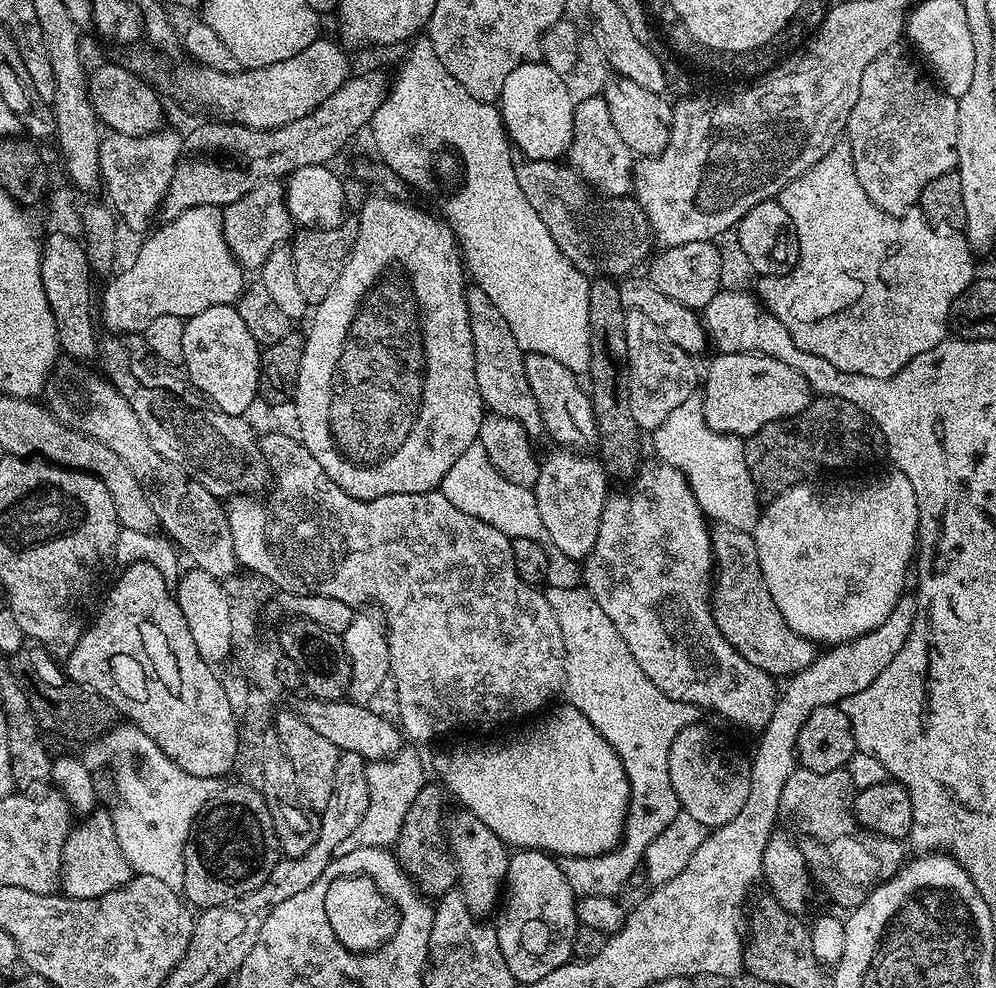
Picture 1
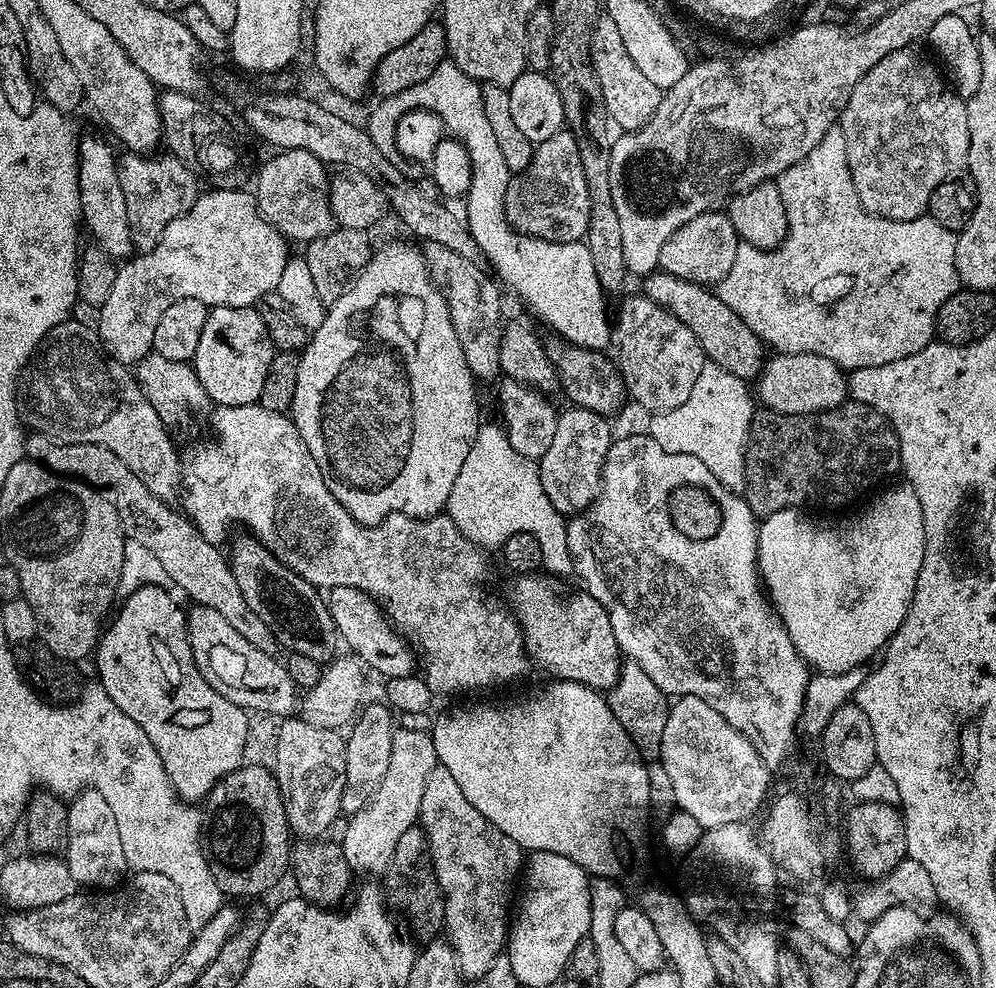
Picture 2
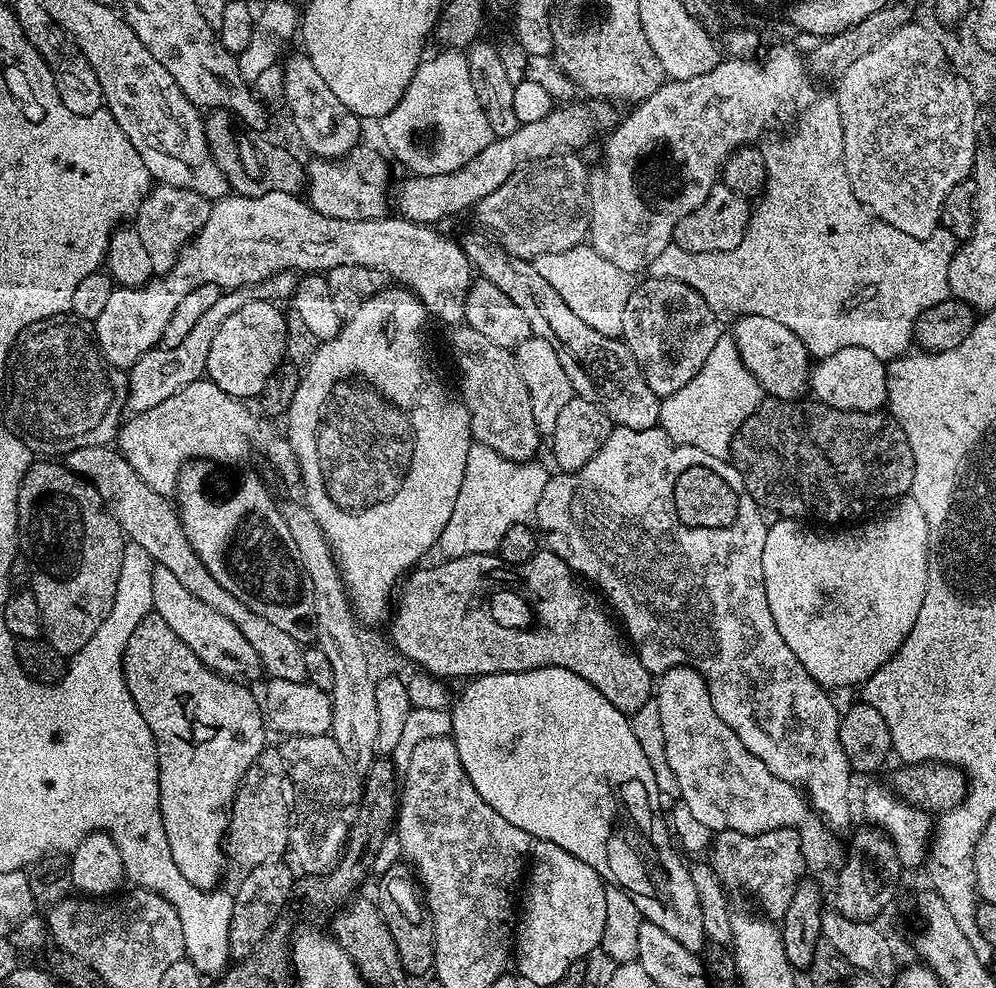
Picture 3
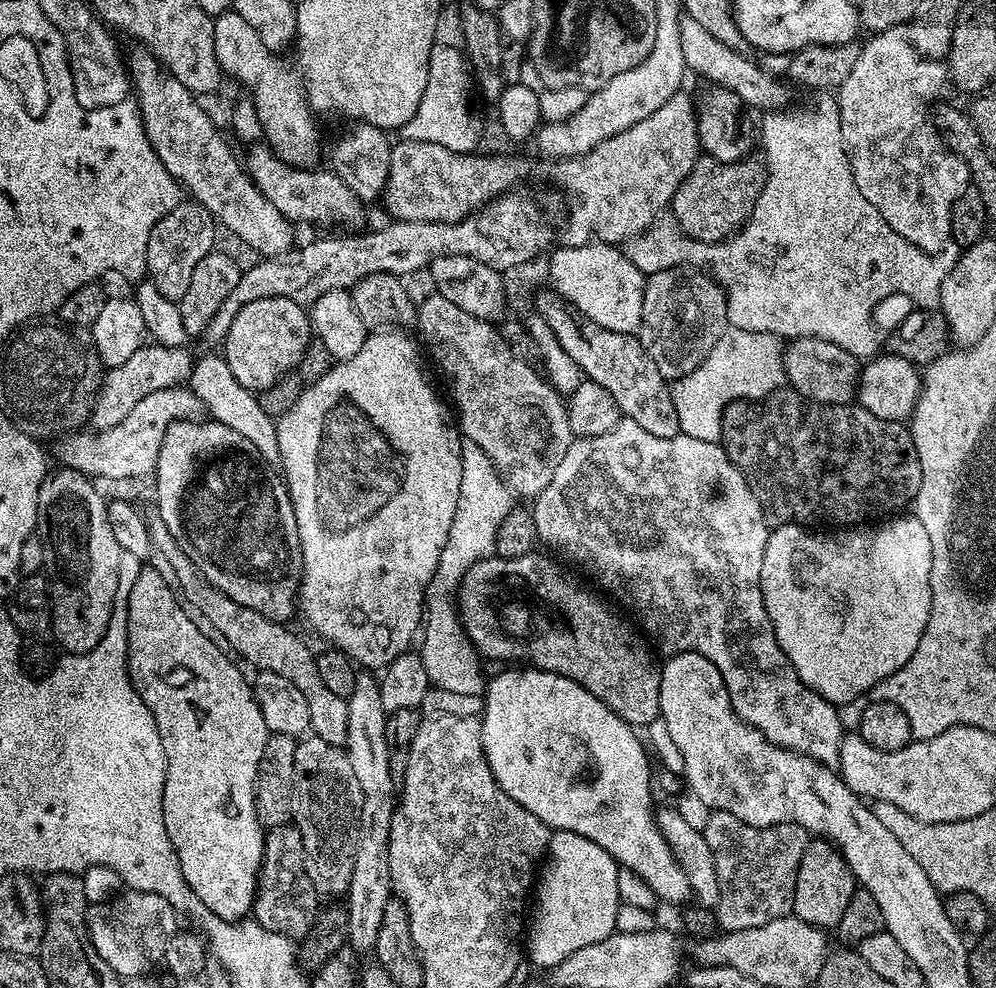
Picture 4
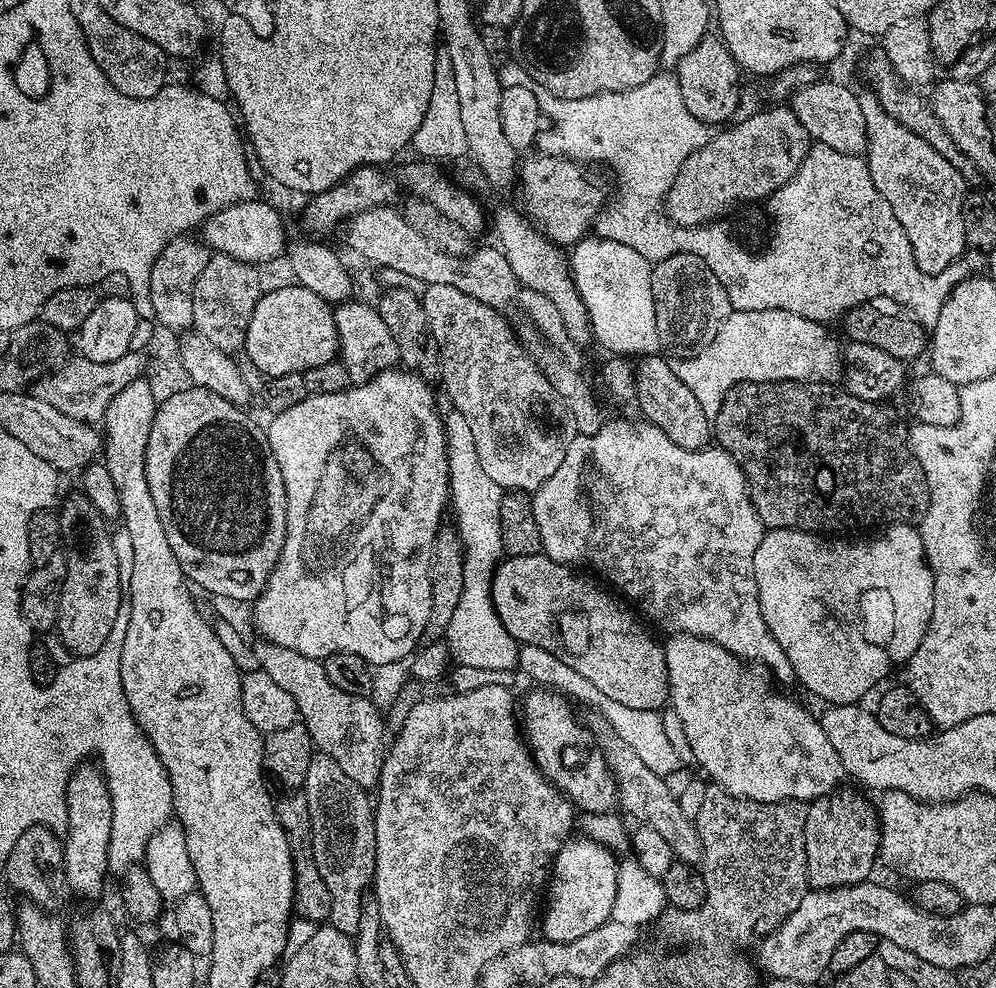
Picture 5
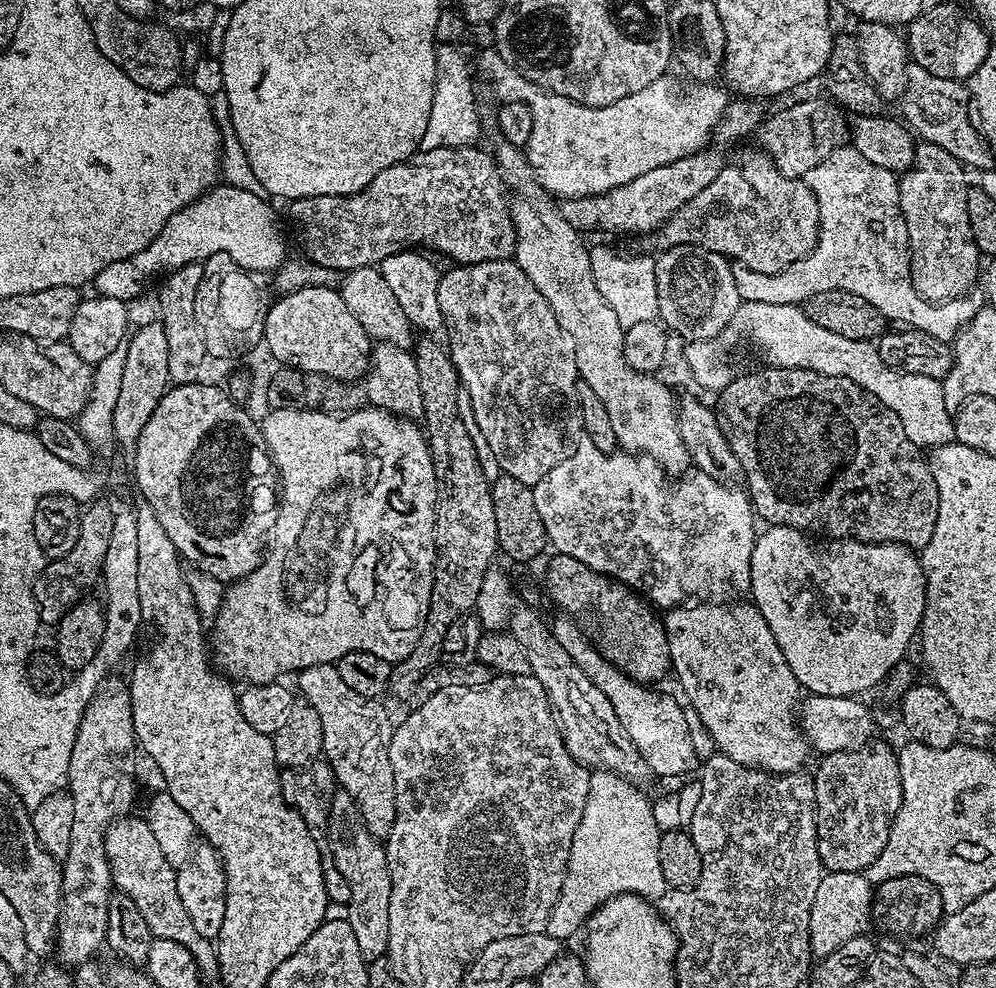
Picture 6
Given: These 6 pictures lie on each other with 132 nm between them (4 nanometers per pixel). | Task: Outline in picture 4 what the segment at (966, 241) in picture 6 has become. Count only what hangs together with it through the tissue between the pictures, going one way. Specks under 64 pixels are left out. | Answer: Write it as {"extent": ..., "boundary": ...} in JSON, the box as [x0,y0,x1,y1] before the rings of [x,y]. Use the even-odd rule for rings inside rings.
{"extent":[838,28,970,253],"boundary":[[[888,28],[884,32],[869,35],[867,38],[869,40],[863,41],[858,54],[858,62],[854,62],[854,70],[850,70],[850,78],[846,78],[846,82],[842,82],[842,86],[838,89],[842,142],[844,143],[845,152],[848,153],[850,170],[854,174],[854,182],[858,182],[858,190],[862,190],[862,194],[866,197],[866,202],[870,202],[870,206],[874,206],[874,210],[878,210],[878,214],[882,214],[882,218],[886,218],[888,225],[898,234],[902,234],[902,238],[906,238],[906,242],[918,246],[923,252],[943,253],[947,249],[944,247],[949,247],[952,239],[950,210],[954,206],[956,199],[970,187],[966,162],[957,152],[951,152],[948,149],[948,143],[940,137],[940,132],[935,126],[933,117],[930,115],[930,108],[927,108],[928,100],[932,100],[931,102],[939,101],[943,97],[940,95],[947,88],[950,88],[948,65],[944,60],[928,60],[925,56],[920,56],[916,47],[913,46],[911,40],[900,28]]]}

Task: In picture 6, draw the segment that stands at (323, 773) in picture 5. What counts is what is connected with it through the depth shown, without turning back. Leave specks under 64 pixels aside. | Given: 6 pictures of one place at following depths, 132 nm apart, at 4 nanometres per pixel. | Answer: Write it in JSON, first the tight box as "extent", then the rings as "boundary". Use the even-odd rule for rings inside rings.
{"extent":[328,790,390,958],"boundary":[[[337,790],[332,795],[332,809],[328,815],[328,848],[332,851],[331,863],[339,868],[350,886],[350,902],[346,905],[346,919],[350,922],[350,930],[354,930],[354,938],[358,942],[358,950],[362,950],[365,958],[385,955],[390,942],[390,870],[388,859],[384,853],[384,844],[376,839],[370,830],[366,830],[366,822],[362,822],[362,814],[352,801],[352,795]]]}

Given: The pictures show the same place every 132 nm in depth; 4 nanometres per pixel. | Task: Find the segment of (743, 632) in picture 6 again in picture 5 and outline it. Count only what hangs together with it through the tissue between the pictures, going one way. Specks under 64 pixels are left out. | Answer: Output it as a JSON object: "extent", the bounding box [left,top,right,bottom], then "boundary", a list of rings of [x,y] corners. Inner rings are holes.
{"extent":[664,634,846,804],"boundary":[[[672,634],[667,637],[664,644],[666,654],[666,670],[668,671],[668,699],[671,711],[678,714],[682,721],[682,727],[686,730],[686,738],[690,741],[690,748],[694,750],[694,761],[705,772],[711,783],[728,792],[732,796],[737,796],[743,800],[753,800],[763,804],[777,804],[783,800],[798,800],[801,802],[811,802],[820,796],[827,796],[829,792],[837,791],[841,787],[840,779],[845,779],[846,773],[838,754],[834,751],[834,746],[830,746],[830,738],[826,738],[826,730],[822,730],[819,719],[811,716],[802,705],[796,700],[791,700],[788,696],[779,696],[772,689],[773,681],[767,671],[756,666],[749,666],[745,661],[739,660],[730,650],[718,646],[709,640],[703,640],[701,636],[681,636]]]}

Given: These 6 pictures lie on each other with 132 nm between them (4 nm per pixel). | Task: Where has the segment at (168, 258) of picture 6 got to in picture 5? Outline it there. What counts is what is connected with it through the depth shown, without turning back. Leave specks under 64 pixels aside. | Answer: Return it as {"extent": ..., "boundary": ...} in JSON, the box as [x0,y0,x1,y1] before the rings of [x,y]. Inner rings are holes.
{"extent":[202,198,285,266],"boundary":[[[263,198],[240,200],[236,204],[218,210],[218,214],[204,221],[202,239],[213,253],[233,256],[247,264],[260,266],[263,260],[272,260],[280,251],[280,255],[285,251],[283,222],[285,223],[281,213],[277,212],[267,200]]]}

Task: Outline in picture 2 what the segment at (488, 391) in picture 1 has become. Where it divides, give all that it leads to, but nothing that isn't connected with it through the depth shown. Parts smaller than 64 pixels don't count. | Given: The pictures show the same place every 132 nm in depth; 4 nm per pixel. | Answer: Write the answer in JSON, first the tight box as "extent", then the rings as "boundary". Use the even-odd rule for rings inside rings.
{"extent":[422,242,502,382],"boundary":[[[426,242],[422,251],[432,280],[447,298],[450,322],[454,322],[454,331],[458,334],[458,342],[462,342],[473,376],[482,382],[495,381],[501,375],[502,290],[499,283],[487,269],[482,270],[475,259],[464,258],[442,244]]]}

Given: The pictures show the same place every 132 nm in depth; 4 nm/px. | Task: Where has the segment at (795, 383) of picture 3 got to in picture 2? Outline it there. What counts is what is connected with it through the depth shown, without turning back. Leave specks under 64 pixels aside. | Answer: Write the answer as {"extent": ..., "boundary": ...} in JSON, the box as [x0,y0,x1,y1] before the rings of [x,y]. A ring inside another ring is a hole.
{"extent":[642,270,766,382],"boundary":[[[659,270],[649,272],[643,277],[642,284],[643,295],[649,296],[655,304],[674,314],[674,318],[682,321],[687,328],[694,330],[694,338],[698,338],[705,357],[711,363],[722,366],[722,370],[730,370],[730,374],[746,382],[755,381],[759,377],[766,359],[764,341],[753,334],[750,326],[746,326],[746,322],[742,322],[742,318],[738,318],[738,314],[734,314],[734,310],[730,310],[730,306],[726,306],[726,302],[722,302],[715,291],[702,284],[674,278],[674,274]]]}

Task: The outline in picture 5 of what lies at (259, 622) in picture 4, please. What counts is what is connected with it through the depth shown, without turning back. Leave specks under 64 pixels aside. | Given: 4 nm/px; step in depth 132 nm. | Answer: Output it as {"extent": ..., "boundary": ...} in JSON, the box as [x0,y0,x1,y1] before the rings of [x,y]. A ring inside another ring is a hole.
{"extent":[255,642,386,790],"boundary":[[[260,642],[255,645],[259,671],[270,674],[290,698],[294,698],[299,719],[308,728],[313,745],[324,752],[353,782],[358,782],[366,790],[372,790],[380,783],[380,771],[384,765],[386,739],[384,740],[384,720],[380,712],[371,704],[368,696],[346,694],[346,690],[338,690],[330,678],[326,678],[323,663],[314,658],[306,658],[306,654],[298,654],[298,650],[290,650],[286,646]]]}

